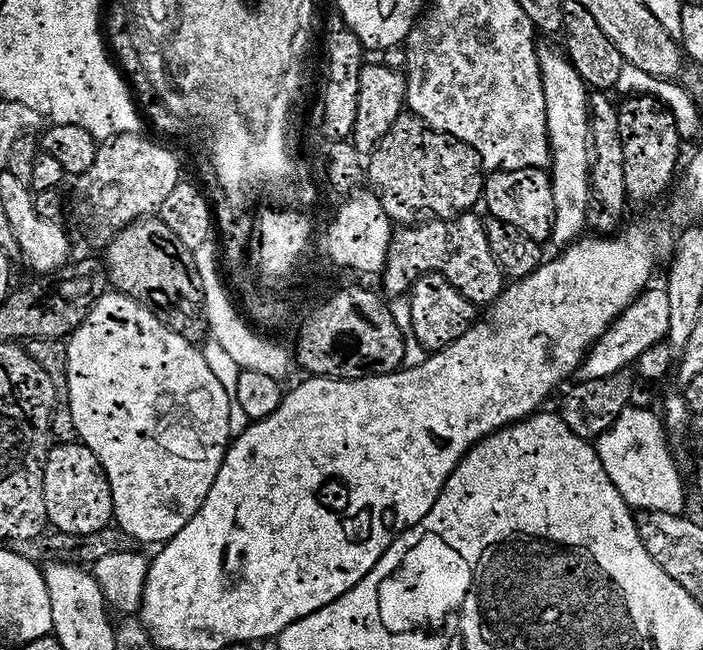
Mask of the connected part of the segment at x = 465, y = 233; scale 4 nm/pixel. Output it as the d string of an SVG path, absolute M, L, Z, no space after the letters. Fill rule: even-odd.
M461 214L455 217L454 223L444 218L432 218L429 221L429 224L420 224L417 228L404 228L401 232L399 229L393 235L388 261L382 273L385 288L383 291L393 292L396 296L403 292L404 295L411 293L412 287L421 276L438 272L447 276L473 304L495 304L504 293L506 272L498 259L493 237L488 237L483 222L476 214ZM452 224L456 224L456 228Z

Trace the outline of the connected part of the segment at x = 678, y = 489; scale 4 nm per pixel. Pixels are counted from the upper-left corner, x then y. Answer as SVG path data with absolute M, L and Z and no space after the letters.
M637 406L627 408L616 424L599 437L598 451L616 489L633 509L659 510L676 515L685 511L681 465L673 455L664 421L657 413L655 416L650 409Z

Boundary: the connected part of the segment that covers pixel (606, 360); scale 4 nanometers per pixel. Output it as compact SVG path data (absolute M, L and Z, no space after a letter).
M649 286L608 328L608 332L588 353L578 373L581 381L609 378L624 369L631 369L656 343L669 339L671 302L667 287Z

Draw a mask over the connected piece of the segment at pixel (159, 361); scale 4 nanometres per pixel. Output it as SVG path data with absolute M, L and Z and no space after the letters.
M112 290L92 305L91 312L86 317L84 324L71 335L66 344L68 345L68 350L66 349L68 384L71 392L75 431L82 443L90 450L94 450L94 454L98 454L98 458L112 482L112 493L116 506L115 523L126 533L132 534L134 538L140 540L141 545L144 546L167 544L194 519L198 510L206 502L234 439L232 418L234 396L229 385L220 380L218 374L214 374L214 370L210 370L210 362L206 360L199 347L195 348L182 333L167 328L155 315L159 316L147 303L141 302L137 297Z

